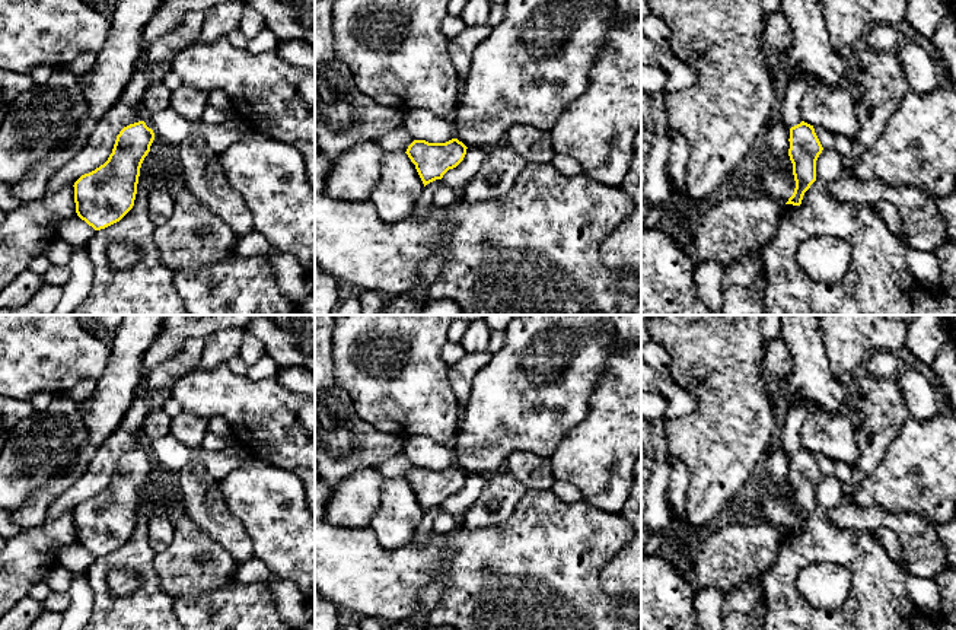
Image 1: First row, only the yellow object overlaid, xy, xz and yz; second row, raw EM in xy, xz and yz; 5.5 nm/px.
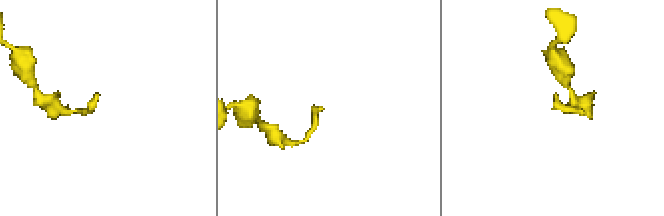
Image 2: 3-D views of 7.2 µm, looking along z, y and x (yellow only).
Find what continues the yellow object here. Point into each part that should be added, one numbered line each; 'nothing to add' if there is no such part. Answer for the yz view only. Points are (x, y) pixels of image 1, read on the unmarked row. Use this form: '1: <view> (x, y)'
1: yz (776, 506)

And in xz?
1: xz (534, 391)

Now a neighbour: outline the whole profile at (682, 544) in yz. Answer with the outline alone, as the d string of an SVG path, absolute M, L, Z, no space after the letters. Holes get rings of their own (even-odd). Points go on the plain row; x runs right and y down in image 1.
M667 500L667 503L669 503L669 508L670 508L670 524L669 524L667 529L675 529L675 531L676 531L675 538L673 538L672 542L670 542L670 548L673 550L673 561L682 564L682 563L686 561L688 556L692 553L694 545L695 545L695 538L691 537L691 535L686 535L686 534L679 528L679 524L678 524L678 521L676 521L676 515L675 515L672 506L670 506L670 502Z

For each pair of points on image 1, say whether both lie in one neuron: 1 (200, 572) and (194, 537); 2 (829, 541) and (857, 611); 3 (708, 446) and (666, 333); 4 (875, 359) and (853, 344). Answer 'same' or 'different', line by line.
1: same
2: same
3: same
4: different

